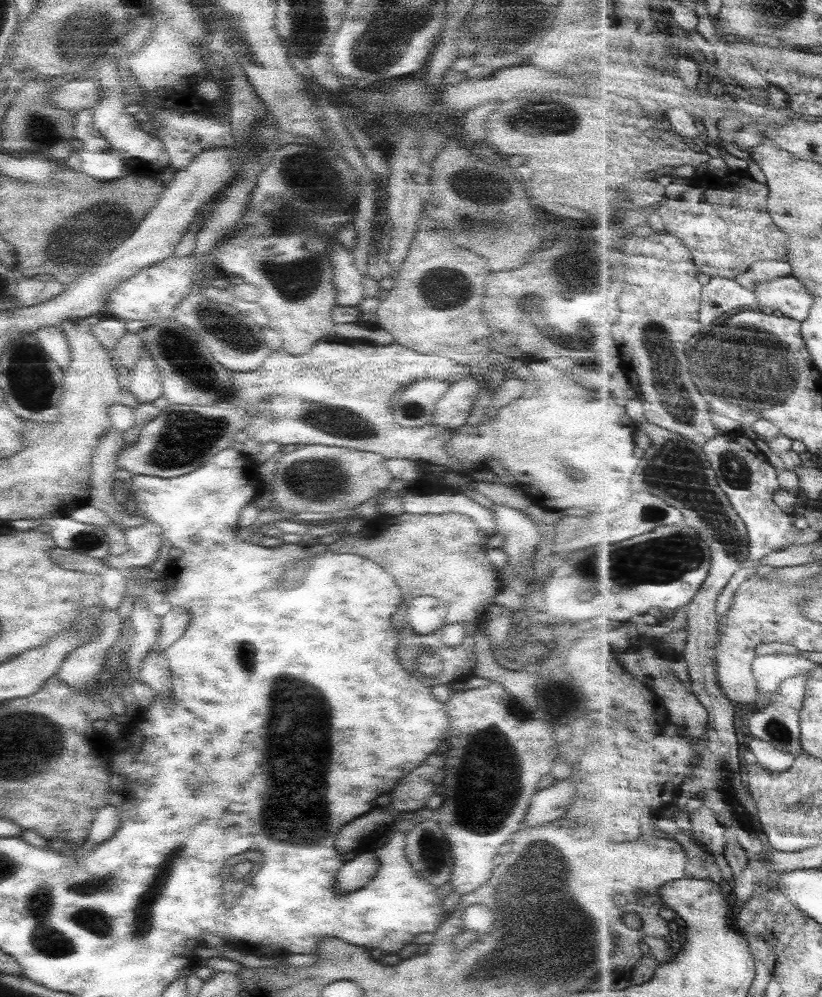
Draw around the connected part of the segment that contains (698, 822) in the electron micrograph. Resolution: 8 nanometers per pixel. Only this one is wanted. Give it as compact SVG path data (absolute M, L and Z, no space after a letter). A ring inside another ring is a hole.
M712 807L702 808L702 810L698 810L690 816L692 816L690 834L704 844L707 851L714 856L723 879L726 879L726 881L732 880L732 878L735 879L734 870L725 855L726 845L729 843L728 828L721 821L720 816L714 812Z

